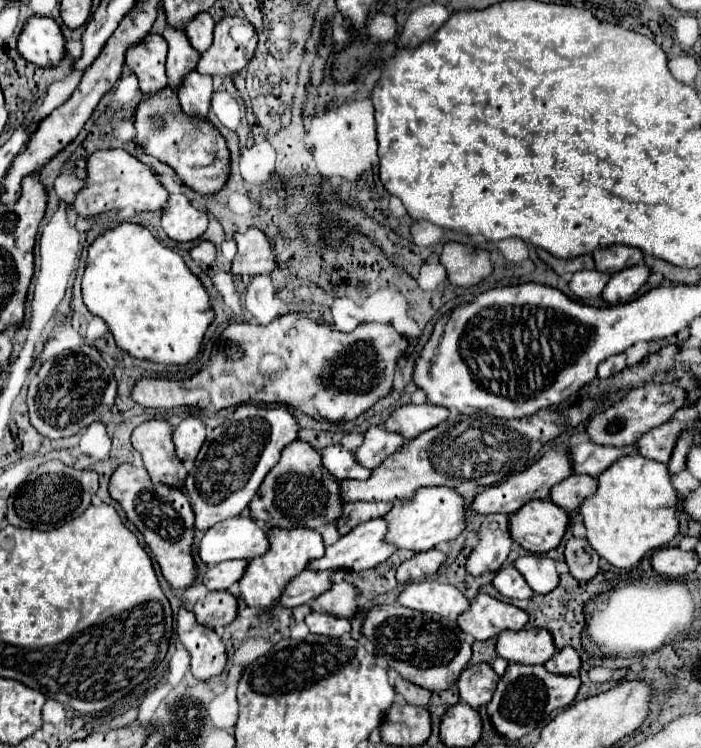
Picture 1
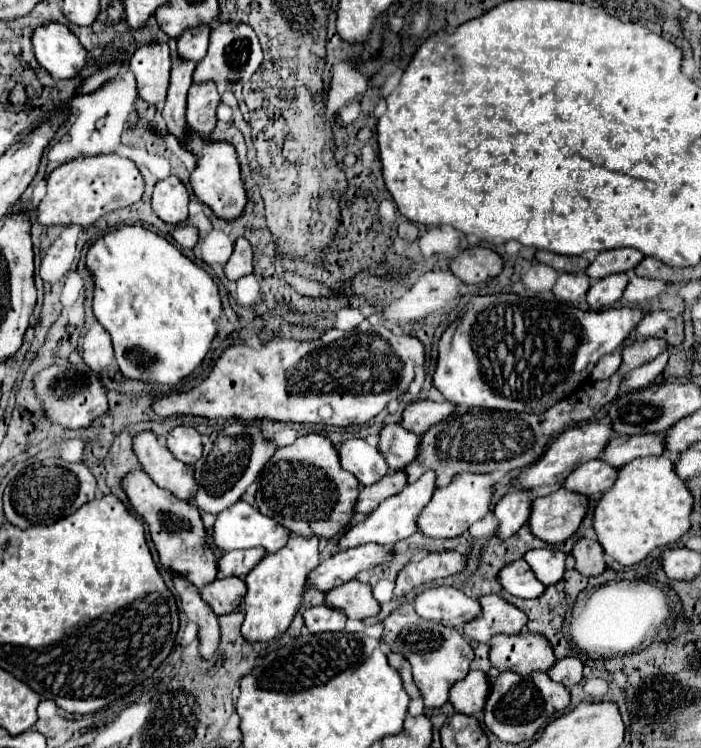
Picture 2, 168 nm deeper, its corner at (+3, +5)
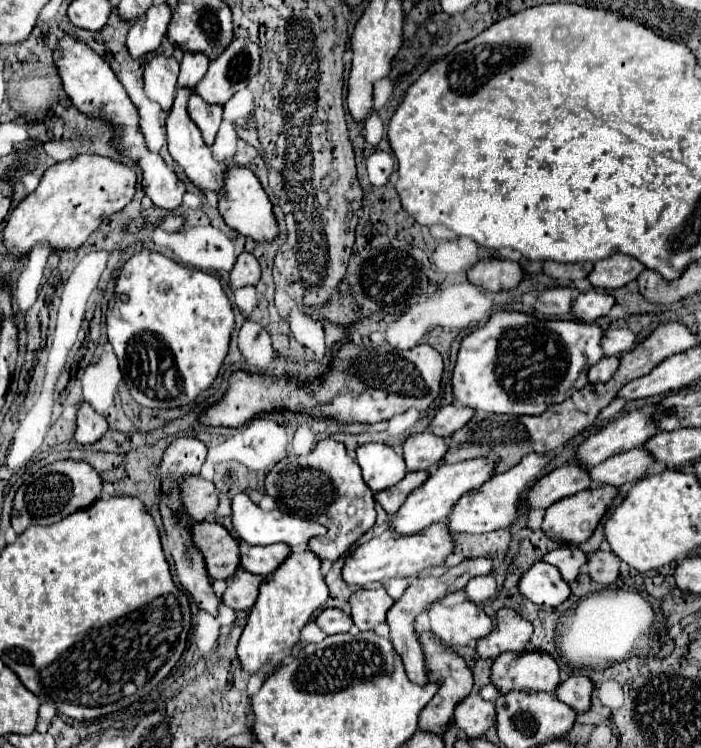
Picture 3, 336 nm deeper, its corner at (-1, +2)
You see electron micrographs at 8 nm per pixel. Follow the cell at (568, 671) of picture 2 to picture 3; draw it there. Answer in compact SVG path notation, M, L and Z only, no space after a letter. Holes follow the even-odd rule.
M570 675L566 681L562 681L556 689L556 697L570 705L576 711L586 711L590 707L590 695L592 695L592 681L586 675Z

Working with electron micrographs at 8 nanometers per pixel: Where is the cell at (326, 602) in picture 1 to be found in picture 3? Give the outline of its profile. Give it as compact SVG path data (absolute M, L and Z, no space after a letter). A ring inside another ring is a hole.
M358 589L350 597L352 621L360 631L372 631L376 623L386 621L386 611L392 607L394 599L386 589Z

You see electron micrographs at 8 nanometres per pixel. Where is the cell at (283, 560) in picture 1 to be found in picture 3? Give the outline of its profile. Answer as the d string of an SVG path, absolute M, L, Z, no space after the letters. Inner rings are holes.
M310 549L292 551L292 557L288 557L288 561L284 561L284 565L280 565L280 569L272 573L272 577L266 577L262 581L258 601L248 615L248 623L238 643L238 657L244 671L262 671L268 661L272 661L274 669L280 667L284 657L288 657L290 649L298 643L300 629L306 625L312 613L322 607L326 599L328 587L320 573L320 559L316 557L316 553L312 553Z

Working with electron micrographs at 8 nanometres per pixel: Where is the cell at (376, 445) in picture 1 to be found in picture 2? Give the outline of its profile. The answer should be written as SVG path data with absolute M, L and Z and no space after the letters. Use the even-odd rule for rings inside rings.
M388 424L380 432L380 452L390 470L404 470L420 454L420 436L404 430L400 424Z

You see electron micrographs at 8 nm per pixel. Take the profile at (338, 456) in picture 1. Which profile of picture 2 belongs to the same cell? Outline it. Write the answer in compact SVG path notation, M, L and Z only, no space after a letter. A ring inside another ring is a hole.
M352 438L340 448L340 464L344 470L352 472L360 484L370 486L388 474L388 464L376 446L370 446L366 440Z

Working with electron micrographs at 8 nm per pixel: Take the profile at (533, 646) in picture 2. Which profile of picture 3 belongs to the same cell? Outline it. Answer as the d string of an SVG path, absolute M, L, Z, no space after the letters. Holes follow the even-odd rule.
M502 653L492 665L492 683L500 689L500 693L508 693L512 689L552 693L560 683L560 675L550 653Z

